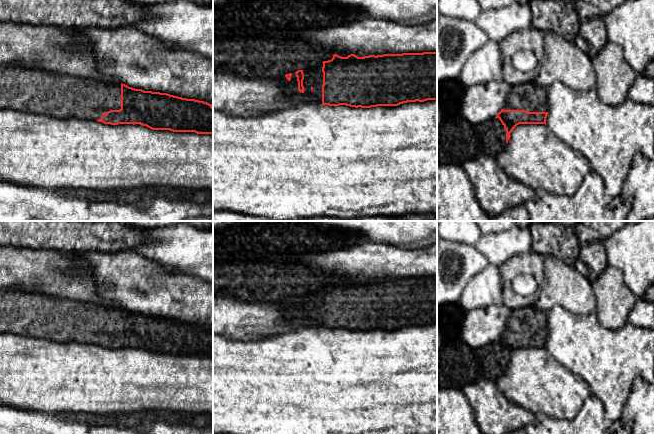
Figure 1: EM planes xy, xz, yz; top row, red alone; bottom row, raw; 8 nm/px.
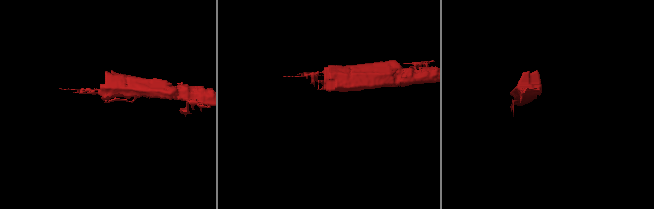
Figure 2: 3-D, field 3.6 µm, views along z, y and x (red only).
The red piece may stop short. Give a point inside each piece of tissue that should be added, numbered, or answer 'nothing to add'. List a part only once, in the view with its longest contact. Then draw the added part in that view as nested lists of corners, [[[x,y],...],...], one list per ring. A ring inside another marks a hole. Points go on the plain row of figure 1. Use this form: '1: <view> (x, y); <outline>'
1: xy (27, 314); [[[16,287],[0,288],[0,333],[53,342],[97,345],[103,341],[104,336],[121,333],[121,307],[109,303],[48,296]]]

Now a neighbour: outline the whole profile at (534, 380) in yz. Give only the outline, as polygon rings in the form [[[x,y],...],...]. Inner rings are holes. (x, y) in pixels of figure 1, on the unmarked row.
[[[519,348],[510,359],[496,384],[509,400],[535,415],[543,413],[552,418],[571,420],[592,396],[583,378],[557,362],[545,348]]]

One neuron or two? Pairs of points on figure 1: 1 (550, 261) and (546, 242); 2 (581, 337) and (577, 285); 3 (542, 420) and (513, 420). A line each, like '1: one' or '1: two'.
1: two
2: two
3: two

